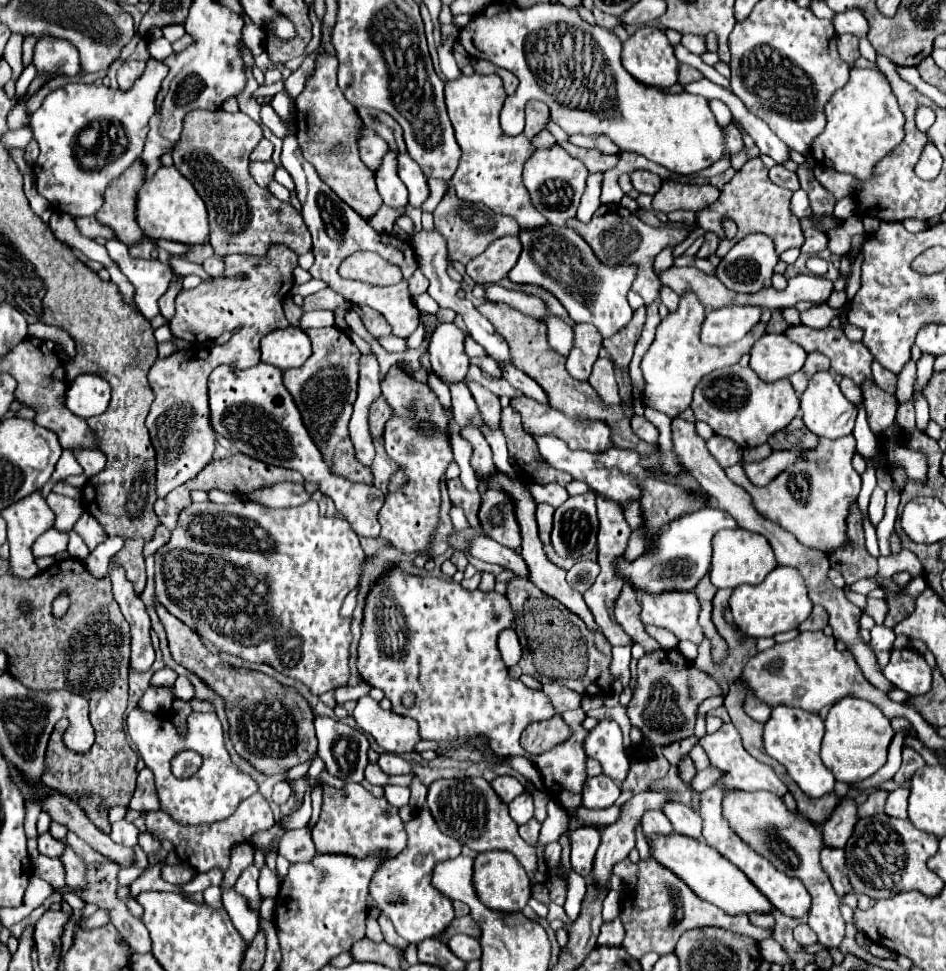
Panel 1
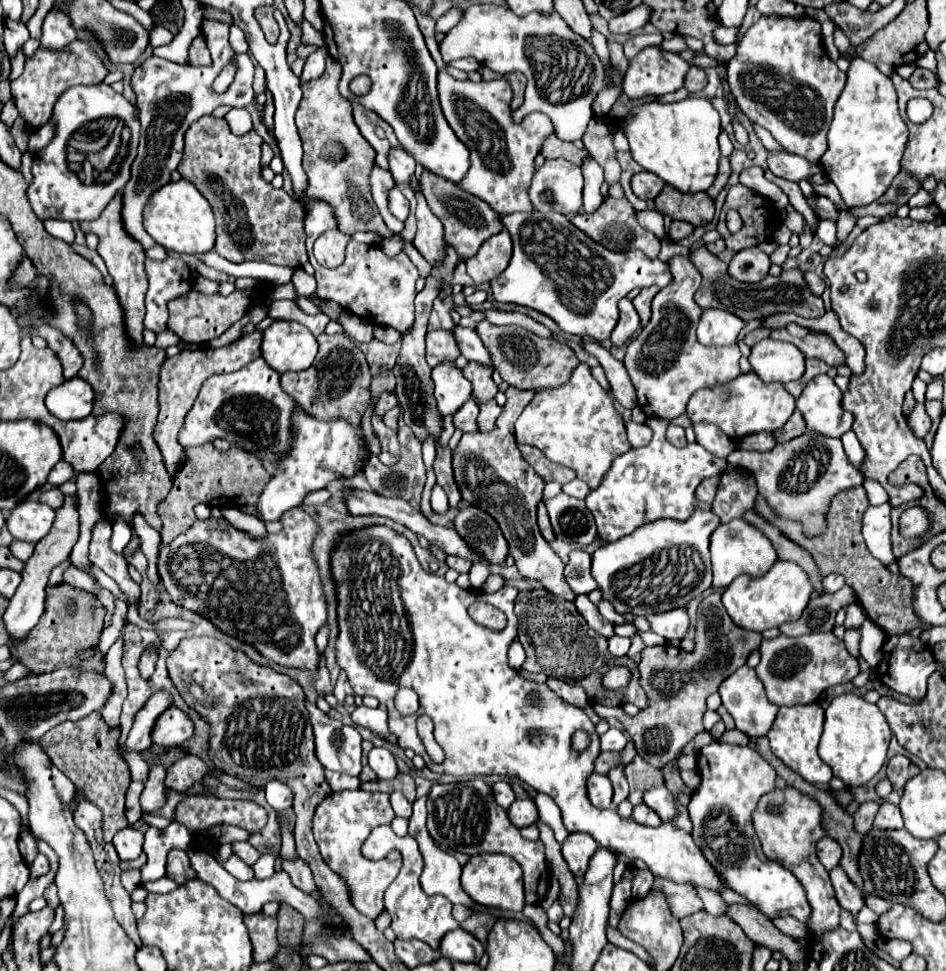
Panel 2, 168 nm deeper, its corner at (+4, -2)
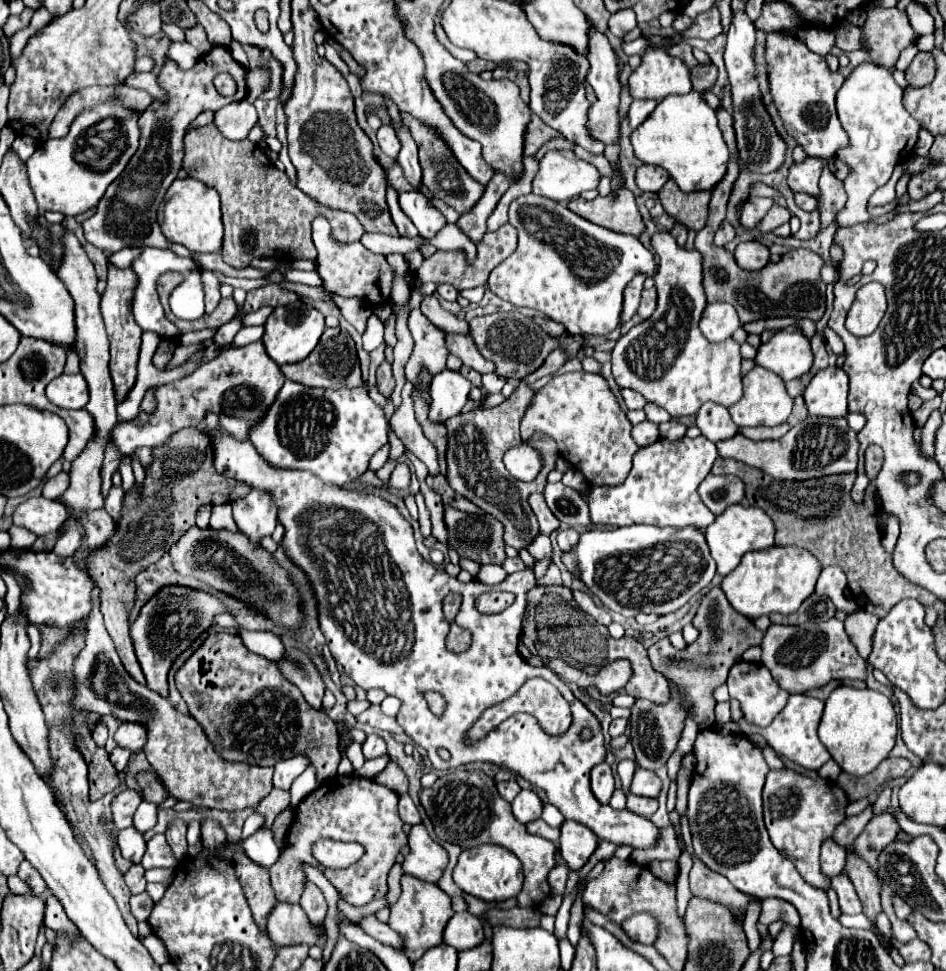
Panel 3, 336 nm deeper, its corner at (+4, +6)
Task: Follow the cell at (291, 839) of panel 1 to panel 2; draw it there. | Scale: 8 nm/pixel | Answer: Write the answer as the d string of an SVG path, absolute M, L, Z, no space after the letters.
M283 860L283 870L289 874L291 882L303 890L303 892L315 892L315 882L313 882L313 876L311 876L311 870L307 868L307 864L303 864L303 860L295 860L295 862L289 862L289 860Z

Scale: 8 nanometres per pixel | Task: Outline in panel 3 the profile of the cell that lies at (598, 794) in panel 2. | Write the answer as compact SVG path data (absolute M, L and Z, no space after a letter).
M601 762L591 770L591 790L601 804L609 804L609 798L615 790L615 780L613 770L607 762Z

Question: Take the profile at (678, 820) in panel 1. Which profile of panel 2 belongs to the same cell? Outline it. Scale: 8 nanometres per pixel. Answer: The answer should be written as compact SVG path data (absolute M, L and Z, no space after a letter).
M657 786L657 788L649 788L645 794L643 794L643 802L653 808L659 818L663 822L669 822L677 810L675 810L675 796L665 788L665 786Z

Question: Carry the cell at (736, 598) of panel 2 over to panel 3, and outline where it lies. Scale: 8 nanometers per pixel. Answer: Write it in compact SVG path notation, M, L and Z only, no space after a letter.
M773 546L761 552L747 552L741 564L723 578L721 588L729 604L739 614L755 620L759 616L769 616L773 612L795 612L803 604L803 600L813 594L819 572L821 566L811 552L801 550L797 546Z

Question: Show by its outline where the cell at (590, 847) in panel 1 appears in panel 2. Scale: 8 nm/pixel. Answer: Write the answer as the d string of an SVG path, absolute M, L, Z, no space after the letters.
M573 832L565 838L563 842L563 858L569 864L569 870L575 874L575 878L581 882L591 856L595 854L595 850L599 848L599 844L595 840L591 840L591 836L583 834L583 832Z

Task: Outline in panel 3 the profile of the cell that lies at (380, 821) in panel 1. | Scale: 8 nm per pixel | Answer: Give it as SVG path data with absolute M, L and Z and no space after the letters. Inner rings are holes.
M353 774L333 776L331 780L325 780L315 792L311 792L311 796L307 796L297 806L295 820L287 834L287 846L281 858L269 868L271 888L275 890L277 902L299 902L303 892L301 888L307 880L301 864L311 864L319 868L325 878L339 890L339 896L351 906L365 906L371 900L383 898L387 894L387 874L395 864L399 850L407 844L407 834L401 826L403 820L397 814L397 794L391 788ZM323 838L339 842L359 842L365 846L365 854L349 868L323 868L311 856L311 844Z

